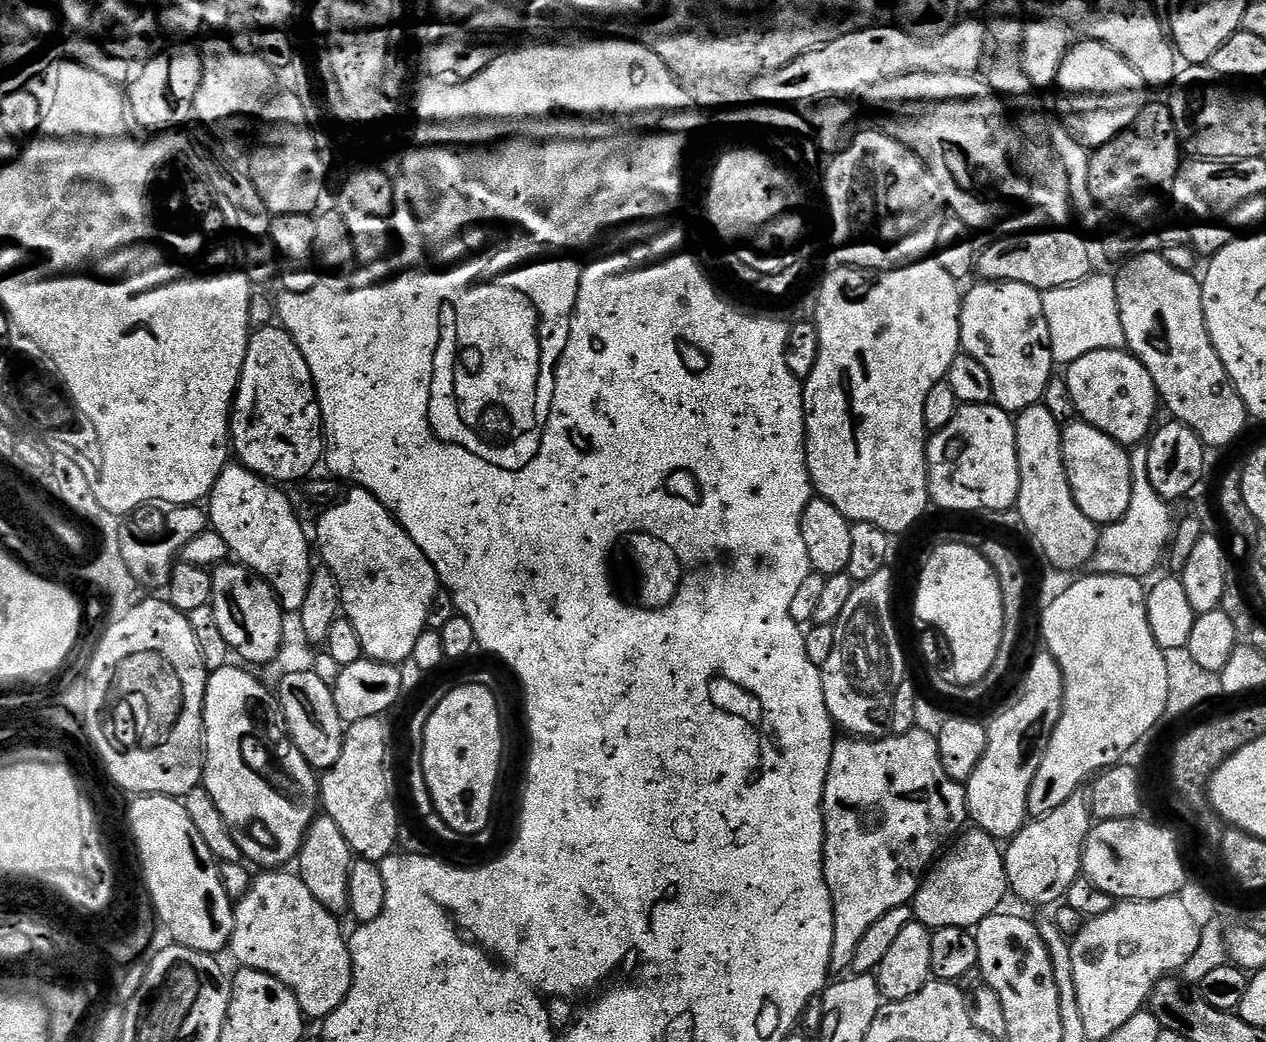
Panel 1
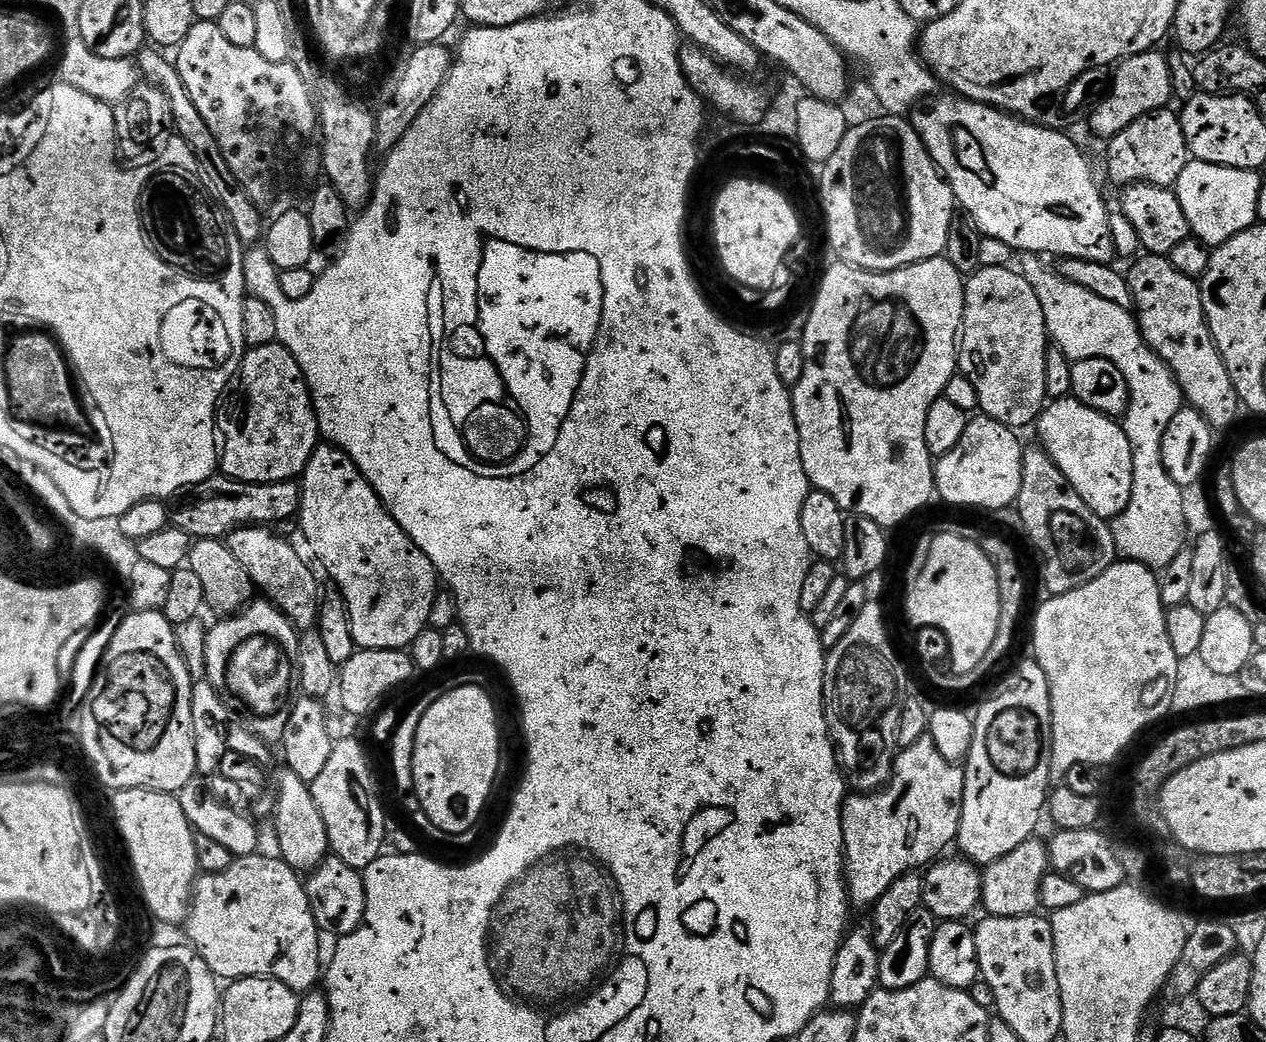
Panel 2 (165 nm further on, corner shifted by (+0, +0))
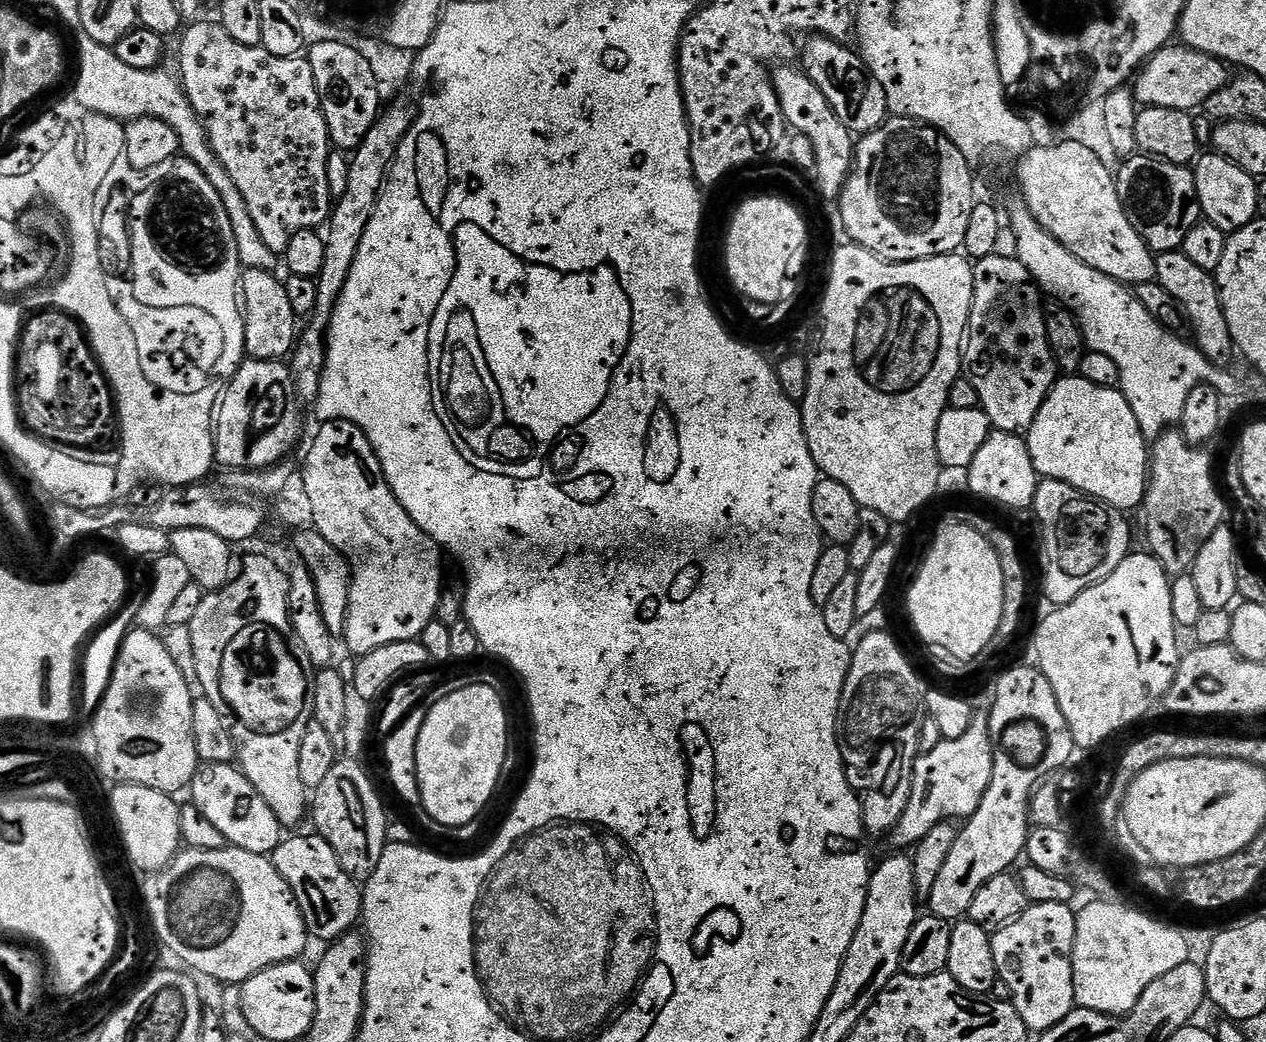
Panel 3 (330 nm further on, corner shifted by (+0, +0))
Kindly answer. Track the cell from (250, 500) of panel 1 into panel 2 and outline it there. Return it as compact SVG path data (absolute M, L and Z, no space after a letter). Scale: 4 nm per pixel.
M249 526L246 528L237 528L236 531L230 533L228 537L226 538L226 543L228 545L228 549L230 550L230 554L234 554L234 558L238 558L238 562L242 562L242 570L246 570L246 574L250 574L250 578L252 579L253 585L257 589L260 588L265 597L267 599L271 600L273 604L276 605L277 608L280 609L282 615L288 619L289 625L294 629L295 627L297 628L297 633L303 634L305 632L310 632L315 629L316 626L316 620L320 616L320 602L322 599L322 591L320 592L320 584L318 581L316 581L316 576L314 573L311 572L310 569L308 569L308 564L306 561L303 560L302 557L299 556L298 553L296 553L296 548L292 544L287 544L286 541L283 540L282 537L280 536L275 536L273 529L268 526Z

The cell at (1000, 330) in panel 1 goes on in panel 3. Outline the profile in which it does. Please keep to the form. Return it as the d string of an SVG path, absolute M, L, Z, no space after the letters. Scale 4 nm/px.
M987 256L975 261L972 273L974 298L962 349L962 376L970 382L970 386L974 386L974 390L978 390L980 407L990 418L995 431L1024 434L1034 422L1034 418L1038 418L1042 402L1058 379L1058 369L1046 342L1044 308L1042 303L1040 304L1041 293L1026 266L1022 266L1022 262L1014 257Z

